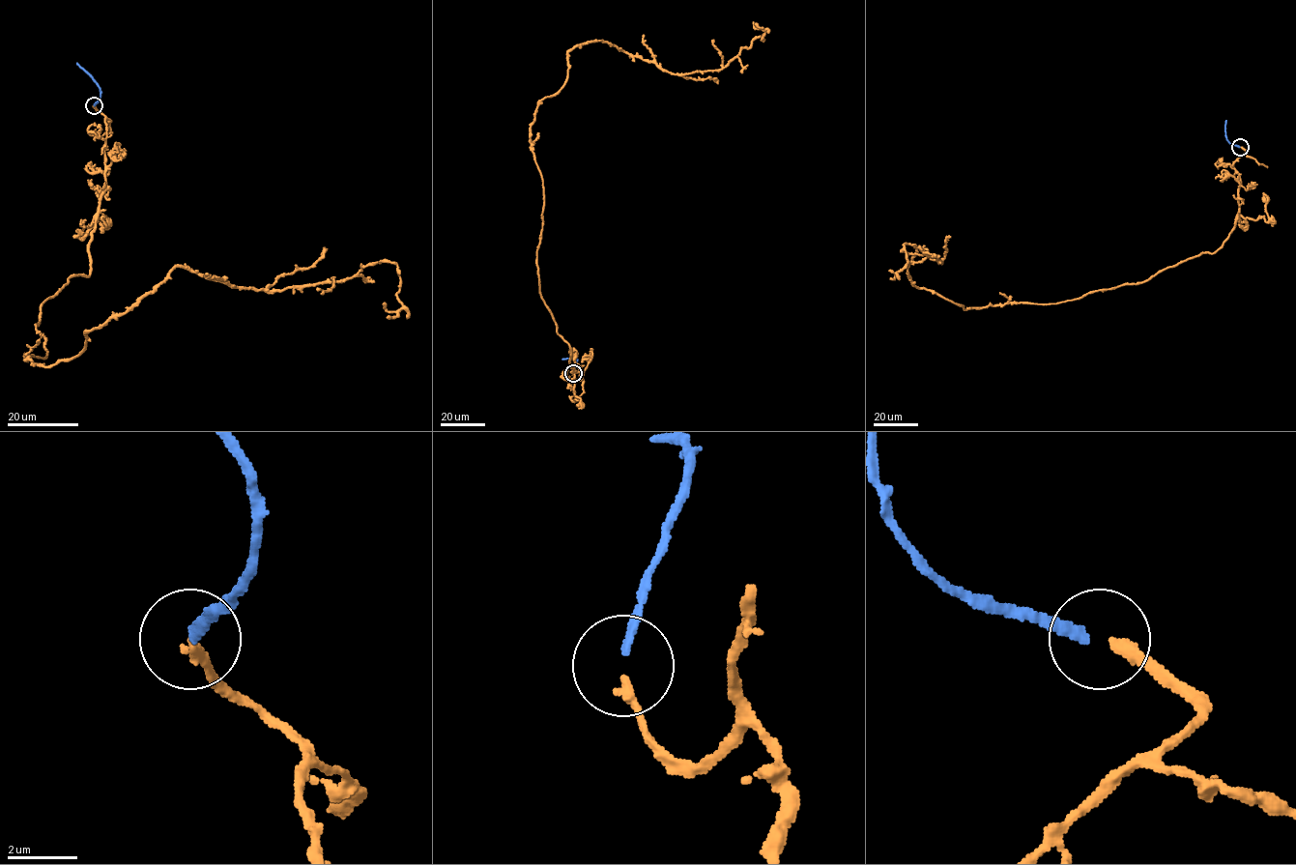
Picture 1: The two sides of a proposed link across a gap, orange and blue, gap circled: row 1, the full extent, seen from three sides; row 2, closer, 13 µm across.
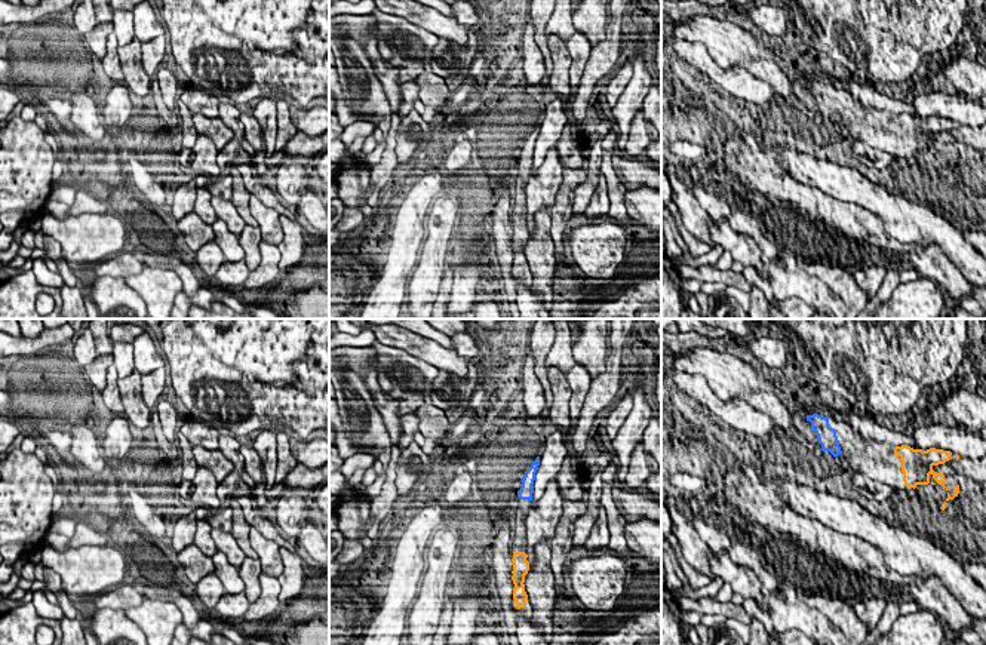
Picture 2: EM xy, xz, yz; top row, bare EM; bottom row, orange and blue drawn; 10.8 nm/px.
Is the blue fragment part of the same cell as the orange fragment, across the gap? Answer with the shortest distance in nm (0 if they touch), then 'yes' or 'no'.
550 nm apart; yes

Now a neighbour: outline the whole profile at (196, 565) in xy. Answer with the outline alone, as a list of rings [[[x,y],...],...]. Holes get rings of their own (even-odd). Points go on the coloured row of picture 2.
[[[194,543],[176,553],[175,558],[193,584],[197,584],[215,569],[212,558],[206,556]]]

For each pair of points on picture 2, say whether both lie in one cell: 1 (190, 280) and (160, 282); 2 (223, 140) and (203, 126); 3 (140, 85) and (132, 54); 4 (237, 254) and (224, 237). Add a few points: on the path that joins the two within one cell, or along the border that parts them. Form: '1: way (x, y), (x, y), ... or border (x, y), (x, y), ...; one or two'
1: border (168, 269), (183, 282); two
2: way (218, 135), (208, 126); one
3: way (135, 77), (132, 61); one
4: way (233, 249), (229, 242); one

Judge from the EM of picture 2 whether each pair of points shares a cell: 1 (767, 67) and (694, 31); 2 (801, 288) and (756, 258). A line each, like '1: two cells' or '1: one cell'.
1: one cell
2: one cell

